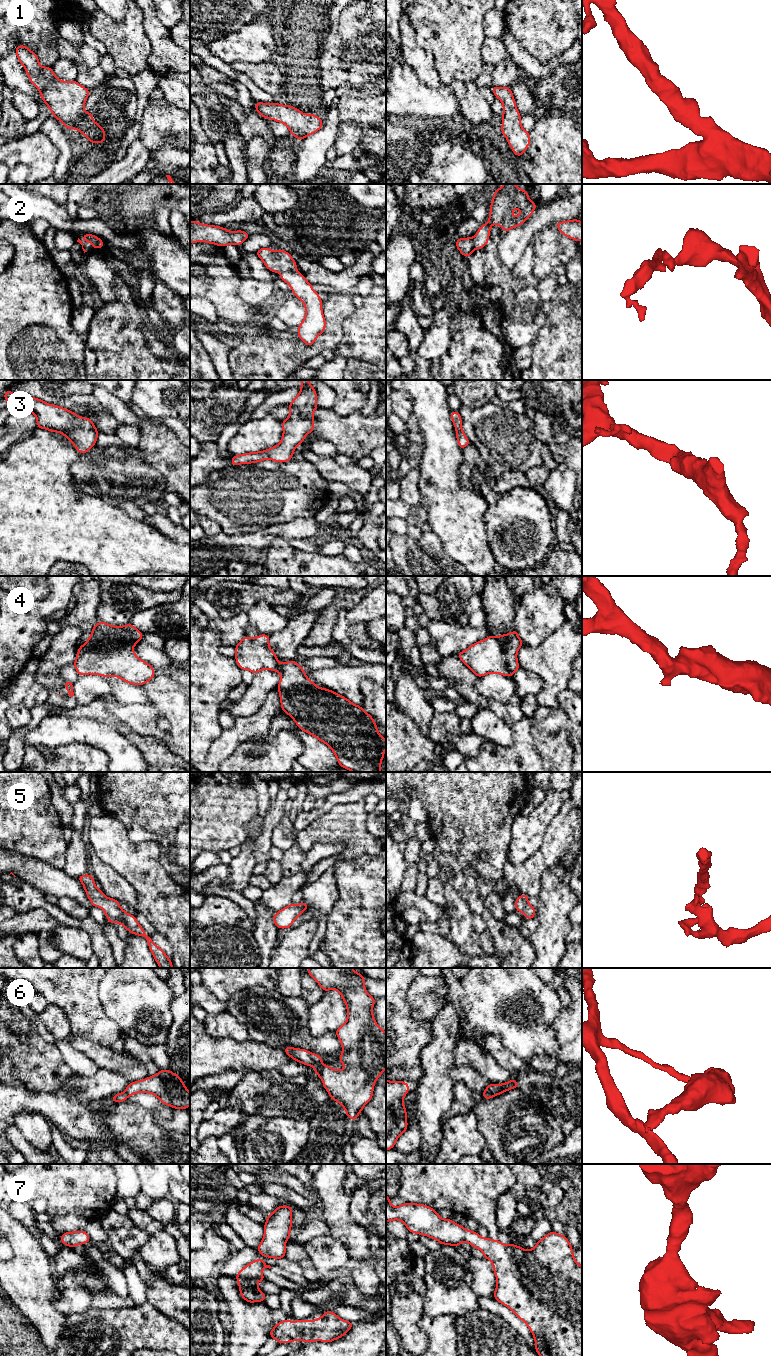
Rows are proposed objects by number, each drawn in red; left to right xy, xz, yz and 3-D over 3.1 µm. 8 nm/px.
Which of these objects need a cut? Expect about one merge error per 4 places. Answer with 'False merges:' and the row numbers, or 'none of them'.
False merges: 6

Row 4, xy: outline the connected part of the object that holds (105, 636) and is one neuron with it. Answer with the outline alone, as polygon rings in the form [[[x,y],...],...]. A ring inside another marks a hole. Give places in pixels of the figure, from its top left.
[[[99,621],[92,629],[92,633],[85,644],[78,649],[74,667],[78,675],[100,675],[103,677],[119,677],[132,685],[145,685],[154,678],[154,668],[138,658],[133,647],[143,638],[131,623],[125,626],[113,626]]]

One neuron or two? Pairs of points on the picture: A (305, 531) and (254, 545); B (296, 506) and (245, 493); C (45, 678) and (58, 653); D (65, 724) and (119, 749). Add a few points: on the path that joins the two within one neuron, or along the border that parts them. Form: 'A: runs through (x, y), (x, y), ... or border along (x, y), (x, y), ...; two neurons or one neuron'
A: runs through (292, 531), (273, 531), (266, 534); one neuron
B: runs through (283, 493), (258, 493); one neuron
C: runs through (47, 672), (53, 659); one neuron
D: runs through (78, 730), (89, 731), (105, 738); one neuron

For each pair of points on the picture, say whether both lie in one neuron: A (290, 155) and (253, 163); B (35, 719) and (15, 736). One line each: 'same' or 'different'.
A: same
B: same

